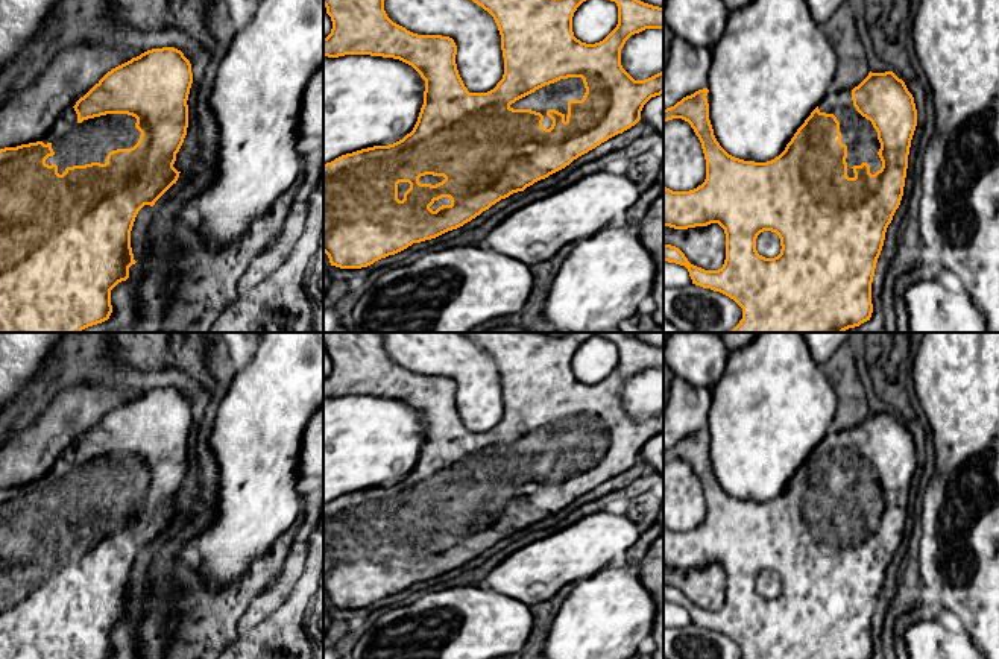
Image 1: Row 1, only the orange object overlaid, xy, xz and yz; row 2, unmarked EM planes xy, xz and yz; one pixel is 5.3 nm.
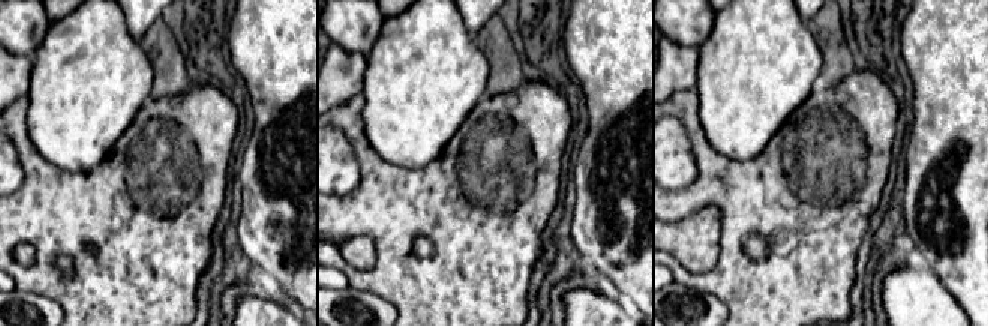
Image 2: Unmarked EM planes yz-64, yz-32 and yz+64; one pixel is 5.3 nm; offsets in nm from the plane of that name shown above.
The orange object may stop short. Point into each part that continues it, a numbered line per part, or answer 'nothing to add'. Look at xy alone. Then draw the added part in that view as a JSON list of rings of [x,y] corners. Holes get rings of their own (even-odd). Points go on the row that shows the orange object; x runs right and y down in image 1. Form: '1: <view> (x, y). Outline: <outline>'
1: xy (73, 143). Outline: [[[71,108],[38,141],[52,144],[55,155],[46,164],[56,164],[62,175],[67,167],[105,164],[109,152],[134,147],[141,135],[135,123],[137,118],[128,114],[106,114],[79,123]]]

